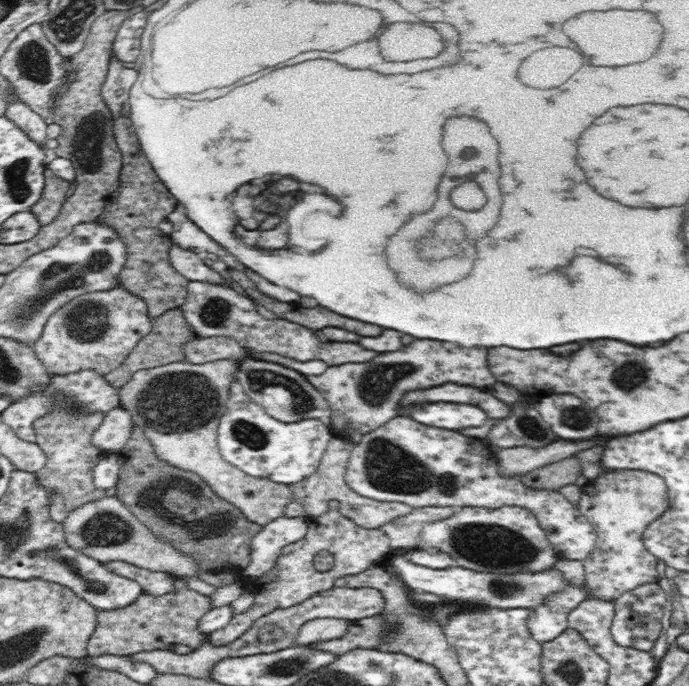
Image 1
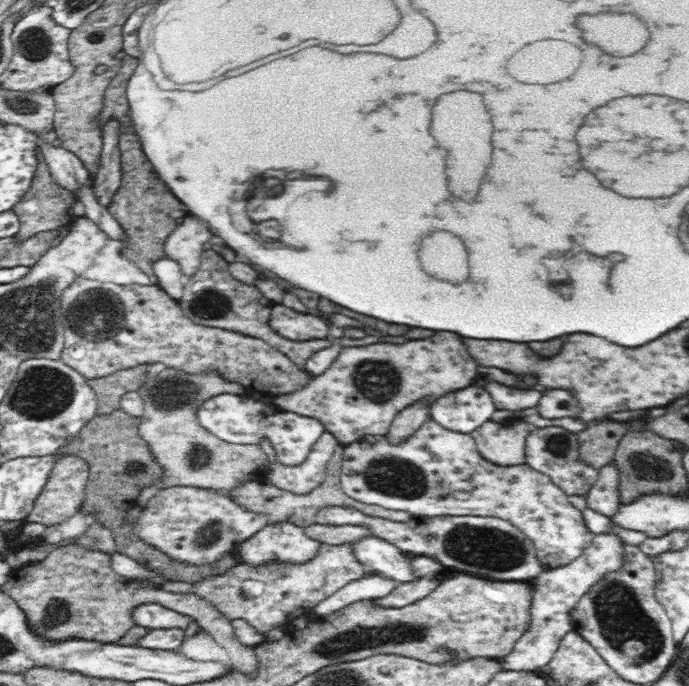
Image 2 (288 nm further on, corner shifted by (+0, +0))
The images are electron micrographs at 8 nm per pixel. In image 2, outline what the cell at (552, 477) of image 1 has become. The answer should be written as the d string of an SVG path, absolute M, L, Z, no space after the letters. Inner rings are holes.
M610 418L596 420L588 424L586 430L578 434L580 440L580 456L584 462L600 470L610 464L618 452L622 438L630 432L630 422L616 422Z

